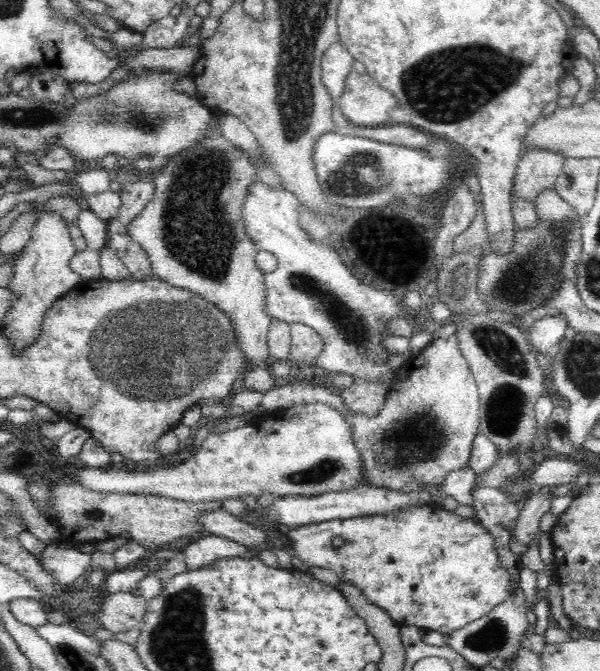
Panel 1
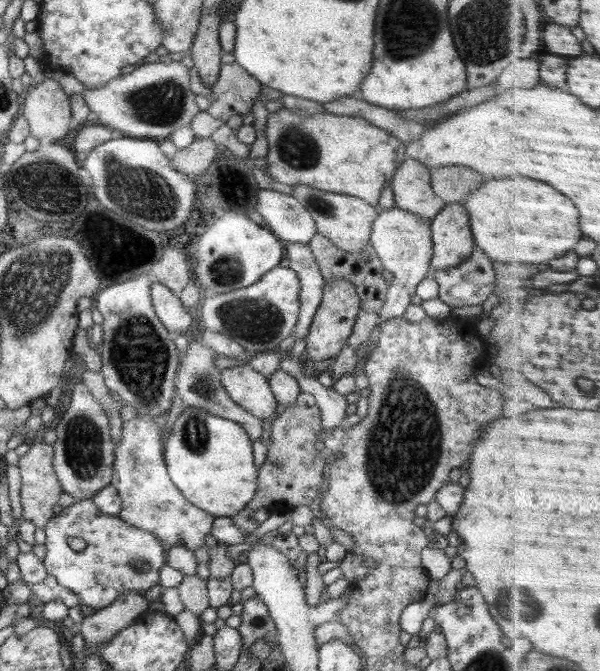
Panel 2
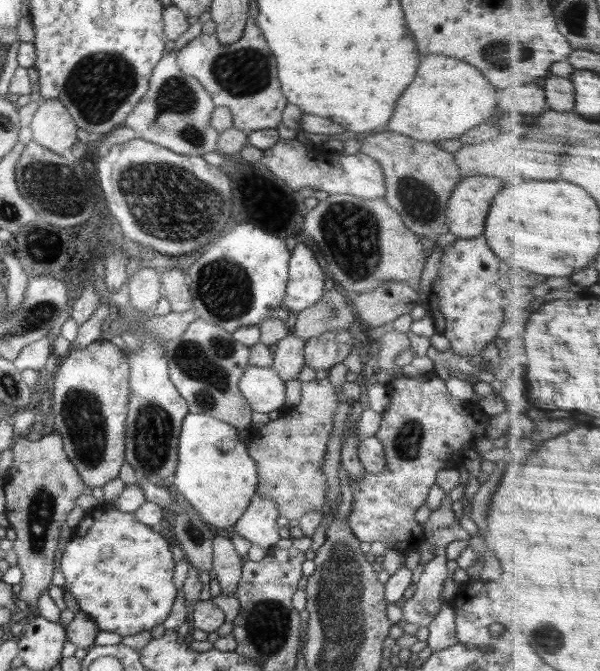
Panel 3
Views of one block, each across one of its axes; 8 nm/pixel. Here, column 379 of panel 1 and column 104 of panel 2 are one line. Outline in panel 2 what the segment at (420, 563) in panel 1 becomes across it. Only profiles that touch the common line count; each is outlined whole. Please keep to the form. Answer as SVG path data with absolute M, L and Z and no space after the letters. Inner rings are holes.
M92 499L76 500L74 504L62 507L60 513L50 517L50 521L44 525L46 556L43 560L47 574L54 576L58 584L78 594L82 603L94 610L104 608L114 602L122 593L130 590L145 593L148 588L159 584L160 567L166 564L166 546L148 530L142 530L124 522L118 516L101 514ZM70 538L82 538L86 542L83 550L76 551L70 547Z

